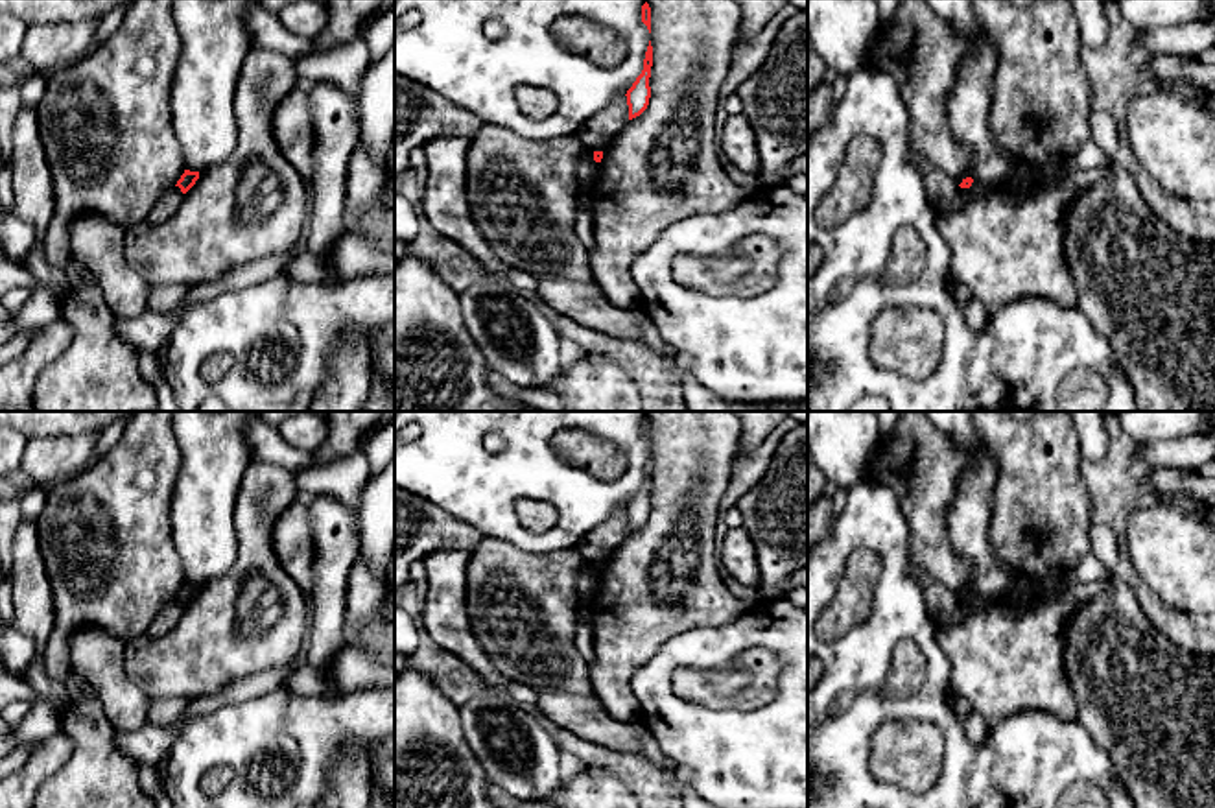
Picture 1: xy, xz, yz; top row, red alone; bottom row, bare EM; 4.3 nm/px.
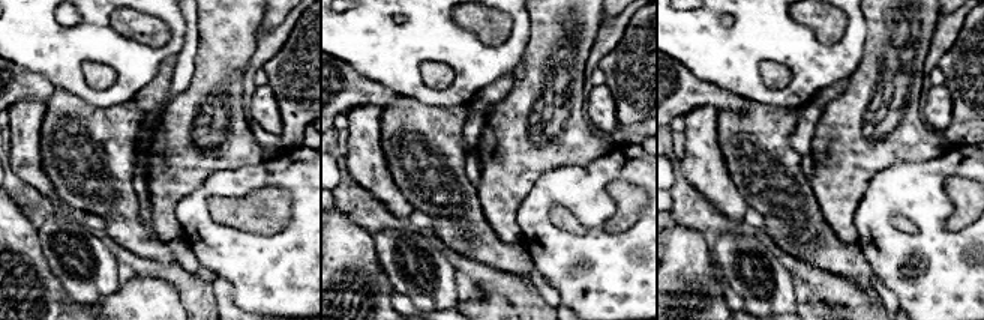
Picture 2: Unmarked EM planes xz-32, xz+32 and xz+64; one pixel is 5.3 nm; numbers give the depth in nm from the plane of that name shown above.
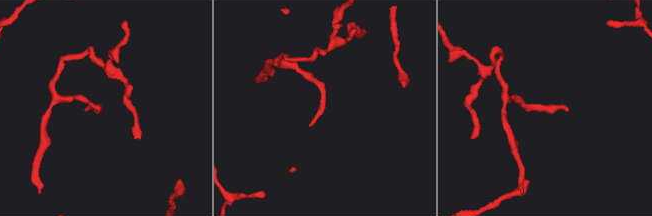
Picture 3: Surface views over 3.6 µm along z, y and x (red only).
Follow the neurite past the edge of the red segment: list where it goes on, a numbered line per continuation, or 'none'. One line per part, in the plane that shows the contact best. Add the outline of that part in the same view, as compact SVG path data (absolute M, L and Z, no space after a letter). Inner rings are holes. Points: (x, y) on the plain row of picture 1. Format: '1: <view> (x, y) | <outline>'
none

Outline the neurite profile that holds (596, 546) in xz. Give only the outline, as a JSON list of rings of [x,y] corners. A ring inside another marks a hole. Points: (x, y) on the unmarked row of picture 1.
[[[618,507],[607,520],[579,541],[577,550],[586,561],[601,564],[625,541],[627,535],[627,509]]]

